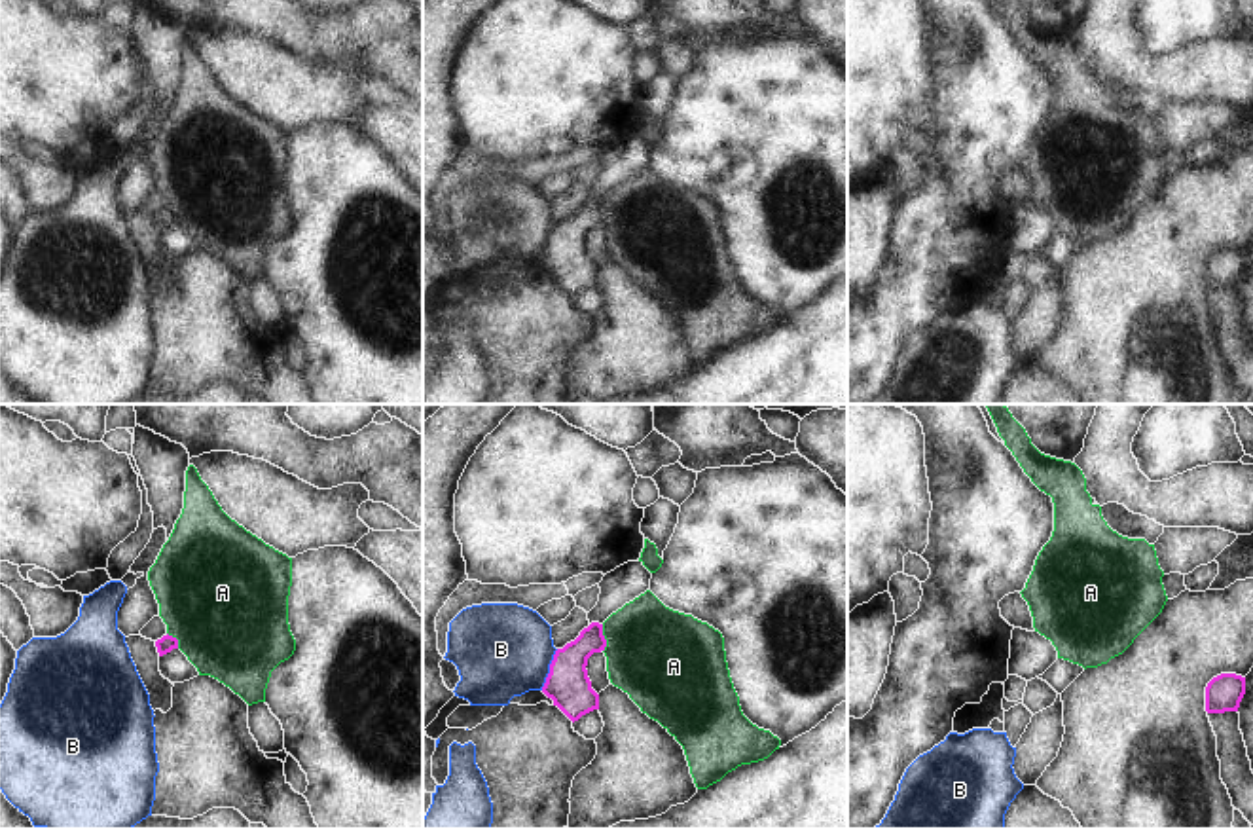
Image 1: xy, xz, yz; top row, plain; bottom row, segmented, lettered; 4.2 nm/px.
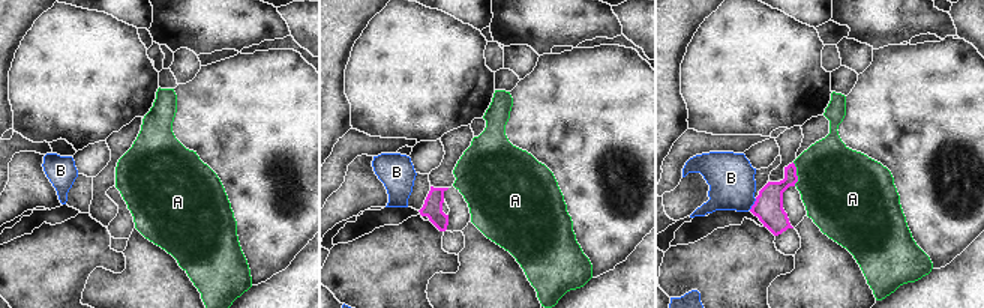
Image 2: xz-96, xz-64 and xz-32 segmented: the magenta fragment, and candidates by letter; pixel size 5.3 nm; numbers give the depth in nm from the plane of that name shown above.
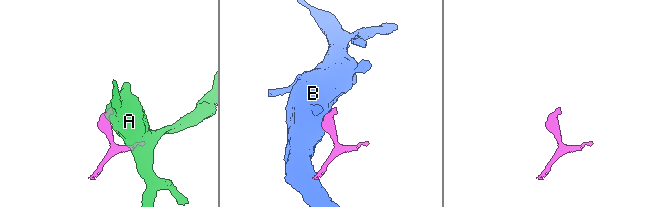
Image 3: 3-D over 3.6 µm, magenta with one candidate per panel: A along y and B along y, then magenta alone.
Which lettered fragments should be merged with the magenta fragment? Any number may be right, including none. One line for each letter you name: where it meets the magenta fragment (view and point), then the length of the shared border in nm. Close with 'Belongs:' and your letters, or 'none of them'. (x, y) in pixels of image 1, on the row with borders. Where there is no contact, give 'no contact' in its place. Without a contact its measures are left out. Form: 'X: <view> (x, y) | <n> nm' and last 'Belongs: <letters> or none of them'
Belongs: none of them

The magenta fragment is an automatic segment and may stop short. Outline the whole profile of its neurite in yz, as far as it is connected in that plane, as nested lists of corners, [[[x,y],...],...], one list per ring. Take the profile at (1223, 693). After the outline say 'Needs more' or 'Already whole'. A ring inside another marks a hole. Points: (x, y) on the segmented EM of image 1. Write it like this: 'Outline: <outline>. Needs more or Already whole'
Outline: [[[1221,673],[1206,687],[1206,711],[1225,713],[1238,711],[1245,694],[1245,677],[1236,673]]]. Already whole.

